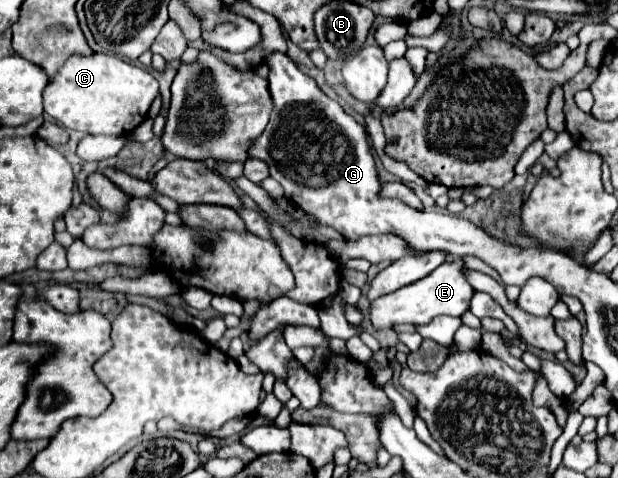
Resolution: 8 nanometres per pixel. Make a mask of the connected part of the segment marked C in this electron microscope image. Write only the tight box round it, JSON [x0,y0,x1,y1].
[44,54,158,136]

